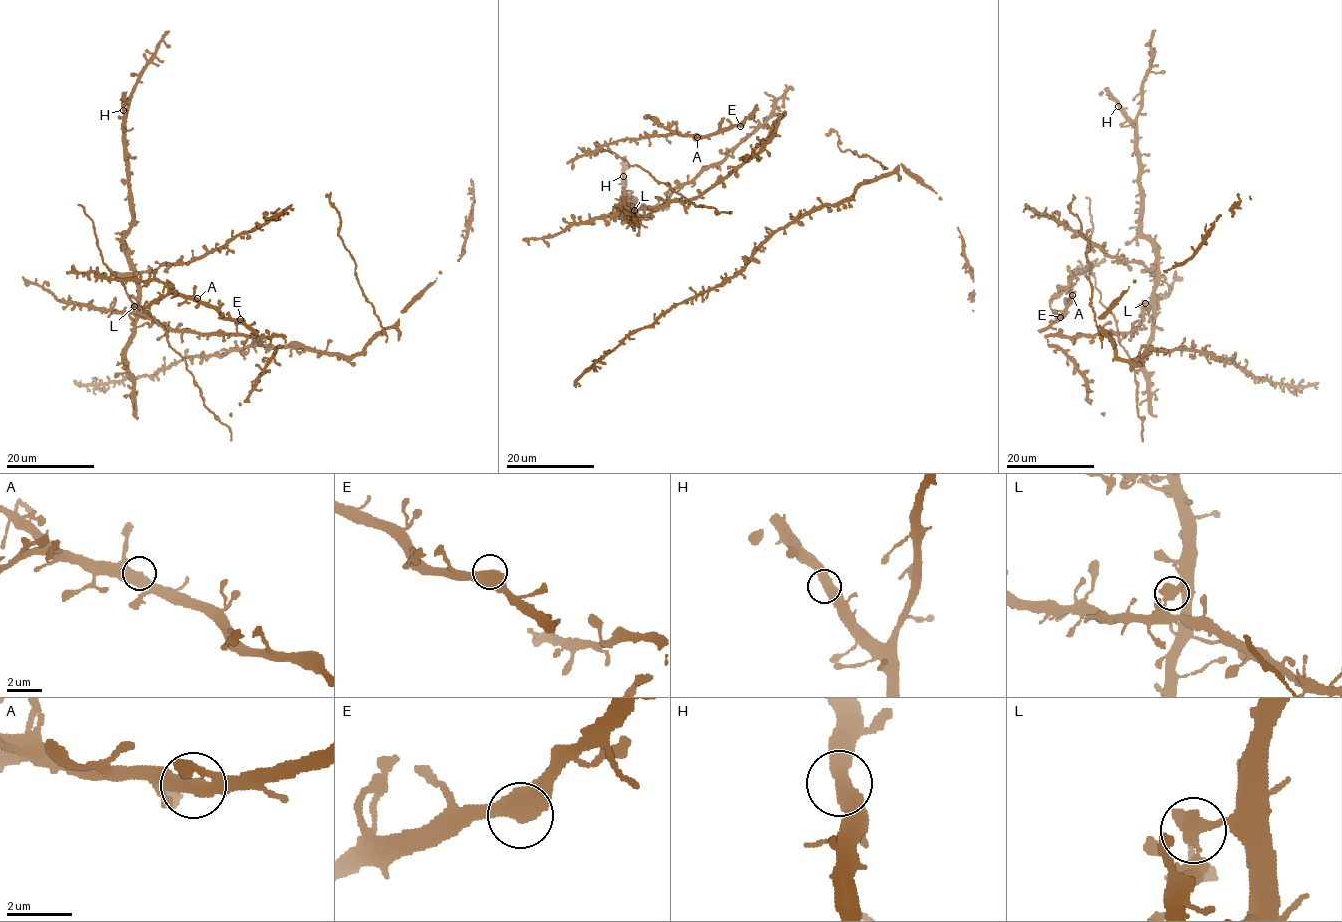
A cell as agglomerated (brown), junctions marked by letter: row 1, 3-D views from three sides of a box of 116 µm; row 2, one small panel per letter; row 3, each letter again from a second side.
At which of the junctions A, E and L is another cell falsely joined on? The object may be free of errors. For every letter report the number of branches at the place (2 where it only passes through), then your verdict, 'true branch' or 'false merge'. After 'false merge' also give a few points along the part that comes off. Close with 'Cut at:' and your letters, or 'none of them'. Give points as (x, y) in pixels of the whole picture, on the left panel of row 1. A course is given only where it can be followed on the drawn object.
A: branches 2; true branch
E: branches 2; true branch
L: branches 2; false merge
Cut at: L

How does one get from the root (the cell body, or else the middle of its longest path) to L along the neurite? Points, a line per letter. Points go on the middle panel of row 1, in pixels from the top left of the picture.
L: (674, 201), (658, 207), (640, 207), (635, 210)

